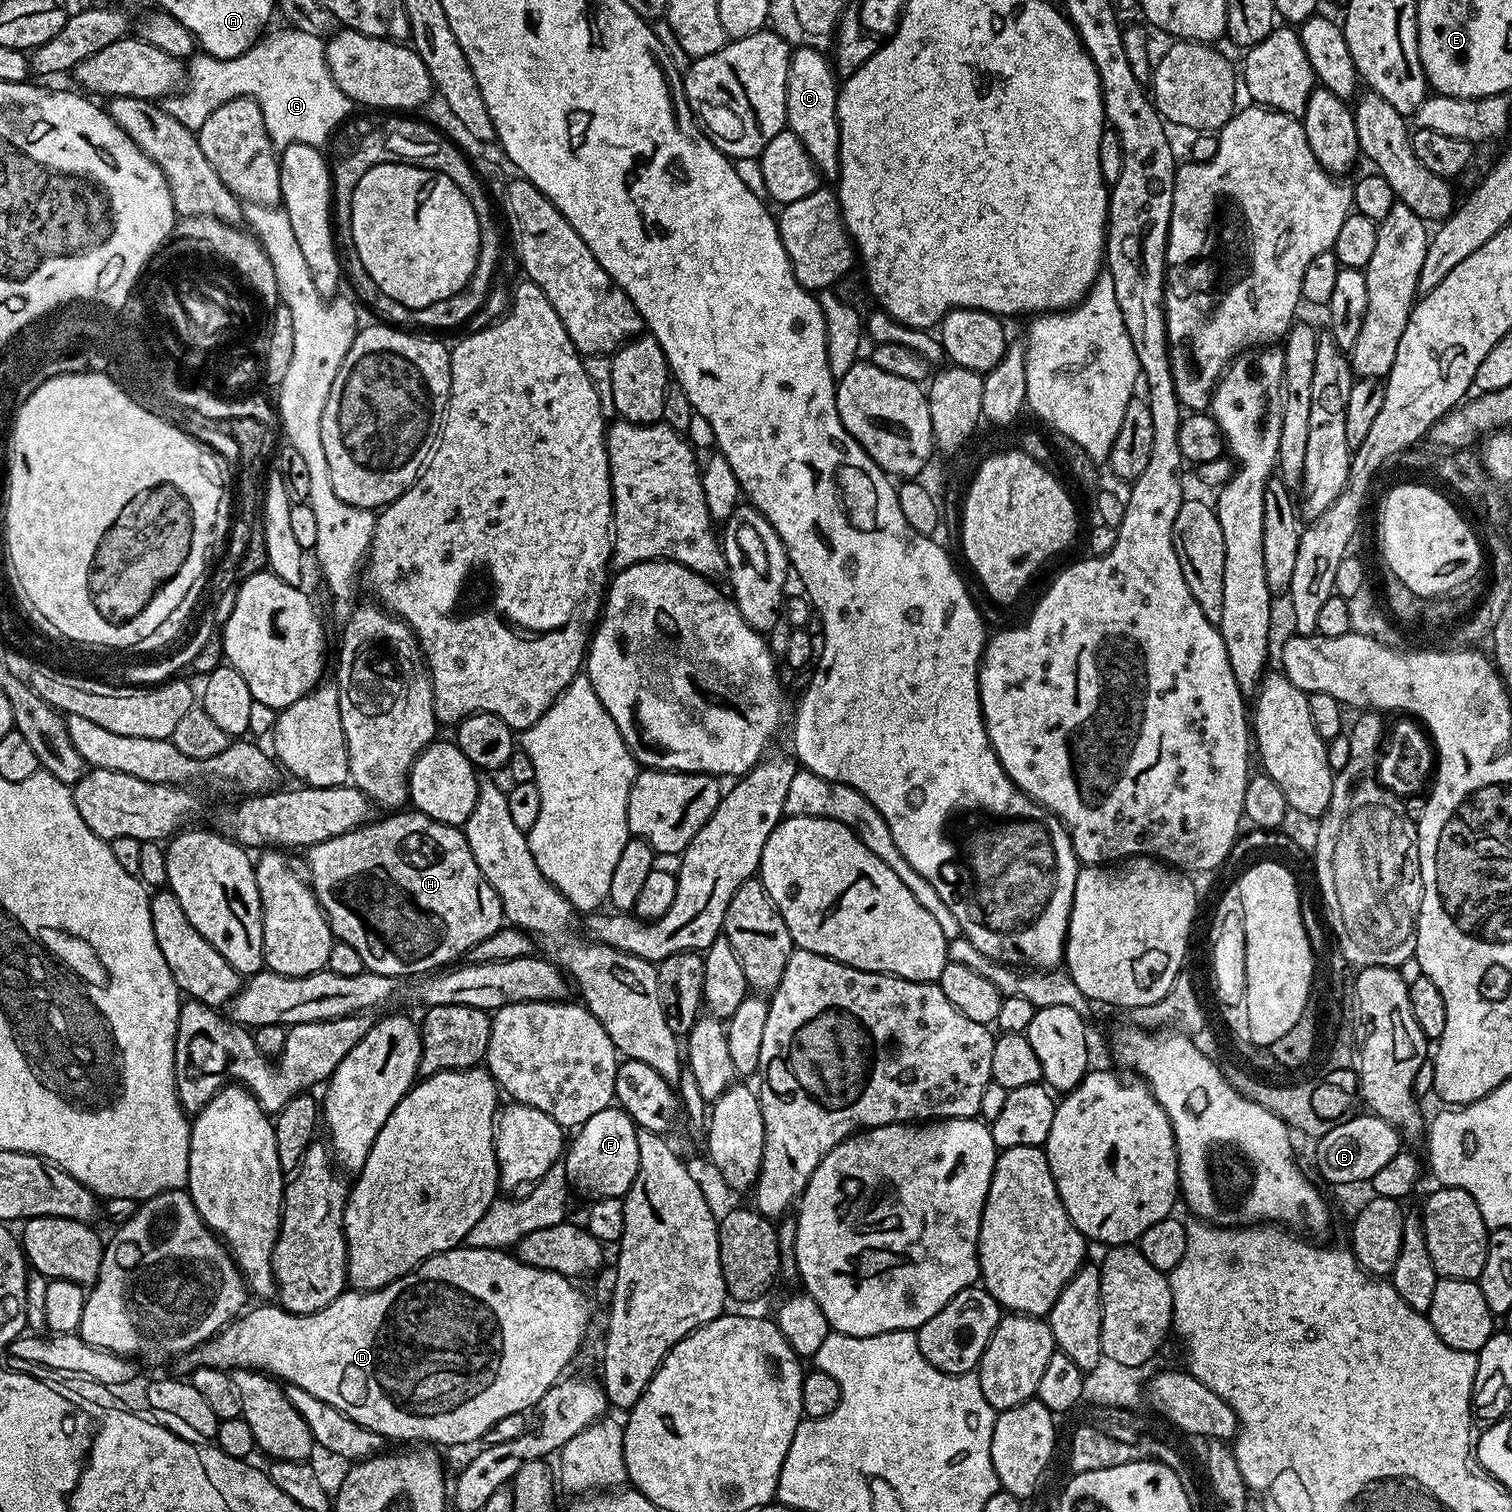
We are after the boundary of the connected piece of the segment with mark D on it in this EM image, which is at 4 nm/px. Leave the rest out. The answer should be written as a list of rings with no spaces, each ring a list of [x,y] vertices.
[[[461,1246],[423,1260],[413,1272],[407,1272],[384,1288],[374,1288],[371,1292],[345,1290],[338,1298],[334,1298],[334,1302],[310,1314],[287,1312],[272,1302],[261,1303],[264,1304],[261,1308],[249,1307],[243,1315],[221,1328],[212,1339],[205,1340],[199,1347],[179,1357],[178,1364],[185,1370],[250,1368],[263,1372],[285,1385],[306,1390],[306,1394],[314,1394],[314,1398],[322,1398],[322,1402],[330,1402],[330,1406],[342,1410],[347,1416],[354,1418],[354,1422],[374,1430],[389,1441],[429,1440],[432,1444],[472,1444],[475,1440],[483,1441],[486,1430],[490,1430],[494,1422],[506,1418],[506,1414],[527,1413],[535,1409],[542,1394],[546,1394],[546,1390],[550,1390],[565,1375],[564,1367],[575,1358],[576,1351],[588,1332],[588,1300],[572,1284],[575,1283],[562,1274],[522,1263],[511,1251]]]

